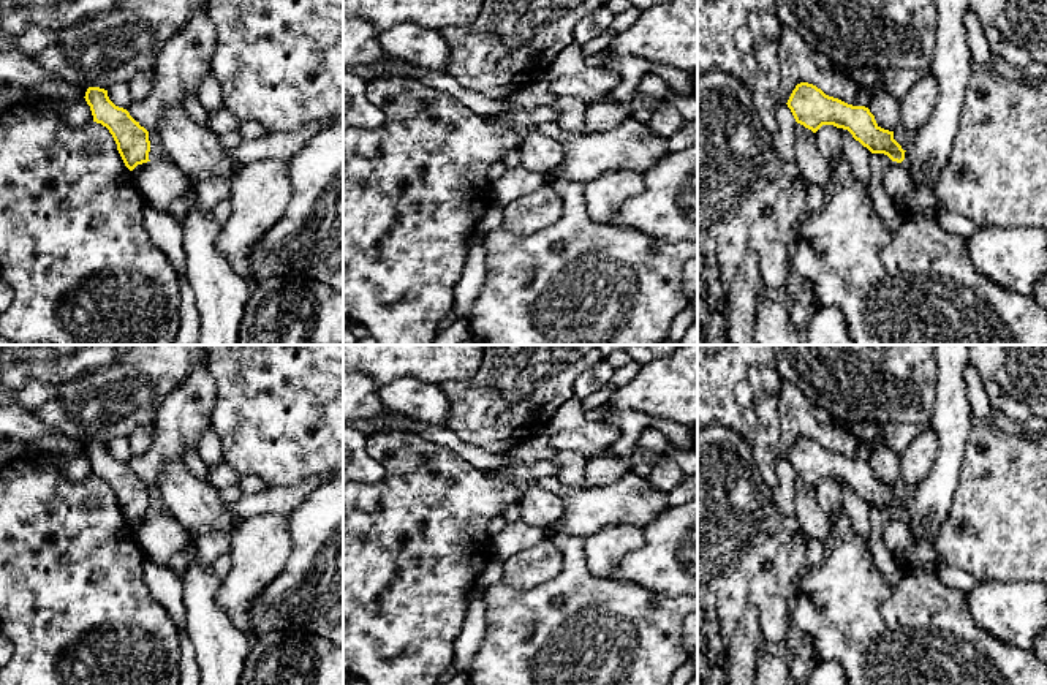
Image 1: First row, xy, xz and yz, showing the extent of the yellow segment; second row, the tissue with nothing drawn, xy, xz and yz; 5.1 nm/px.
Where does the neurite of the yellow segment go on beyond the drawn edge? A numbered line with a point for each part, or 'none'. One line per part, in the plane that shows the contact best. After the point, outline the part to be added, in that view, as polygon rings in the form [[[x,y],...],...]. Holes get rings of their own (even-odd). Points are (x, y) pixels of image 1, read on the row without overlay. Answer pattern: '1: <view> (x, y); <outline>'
none

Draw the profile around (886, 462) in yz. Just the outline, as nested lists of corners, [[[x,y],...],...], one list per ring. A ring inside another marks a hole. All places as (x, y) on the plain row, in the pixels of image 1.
[[[881,440],[867,441],[870,448],[868,464],[875,470],[878,481],[894,486],[900,478],[900,454]]]

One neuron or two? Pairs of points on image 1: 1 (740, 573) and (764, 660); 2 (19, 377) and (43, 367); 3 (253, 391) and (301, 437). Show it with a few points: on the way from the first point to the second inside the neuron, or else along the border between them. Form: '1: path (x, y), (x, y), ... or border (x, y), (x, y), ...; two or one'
1: border (761, 649), (786, 654); two
2: path (26, 372), (37, 372); one
3: path (264, 401), (290, 426); one

